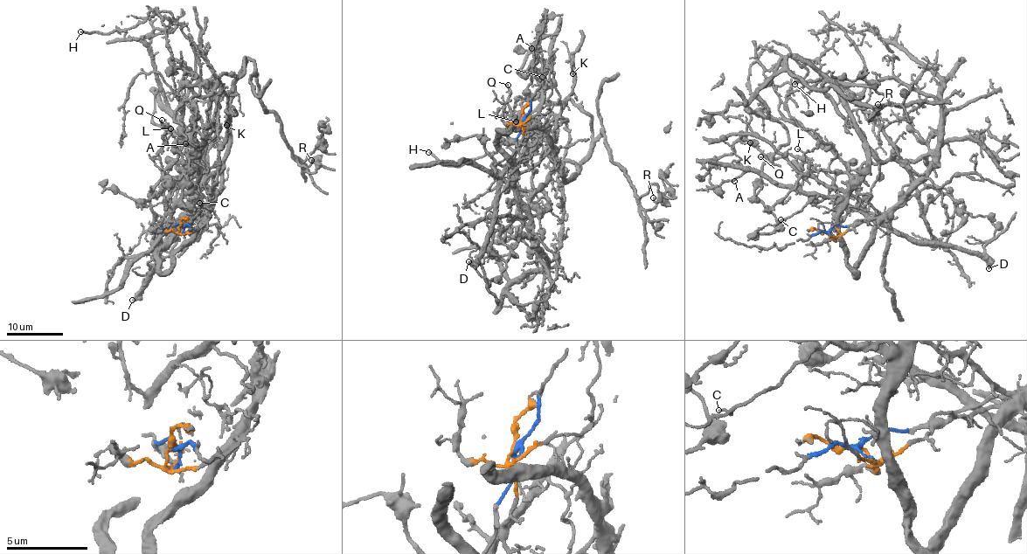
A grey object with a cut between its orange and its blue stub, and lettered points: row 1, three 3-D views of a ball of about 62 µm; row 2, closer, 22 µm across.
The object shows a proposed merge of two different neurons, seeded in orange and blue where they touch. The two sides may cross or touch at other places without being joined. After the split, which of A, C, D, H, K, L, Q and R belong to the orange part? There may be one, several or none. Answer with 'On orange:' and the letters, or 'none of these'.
On orange: K, R

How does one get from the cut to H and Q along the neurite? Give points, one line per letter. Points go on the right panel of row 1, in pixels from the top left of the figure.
H: (829, 231), (884, 224), (829, 147), (775, 119), (751, 92), (750, 65), (771, 40), (808, 72), (794, 84)
Q: (829, 231), (864, 218), (854, 209), (842, 205), (833, 180), (787, 154), (768, 160), (759, 156)

